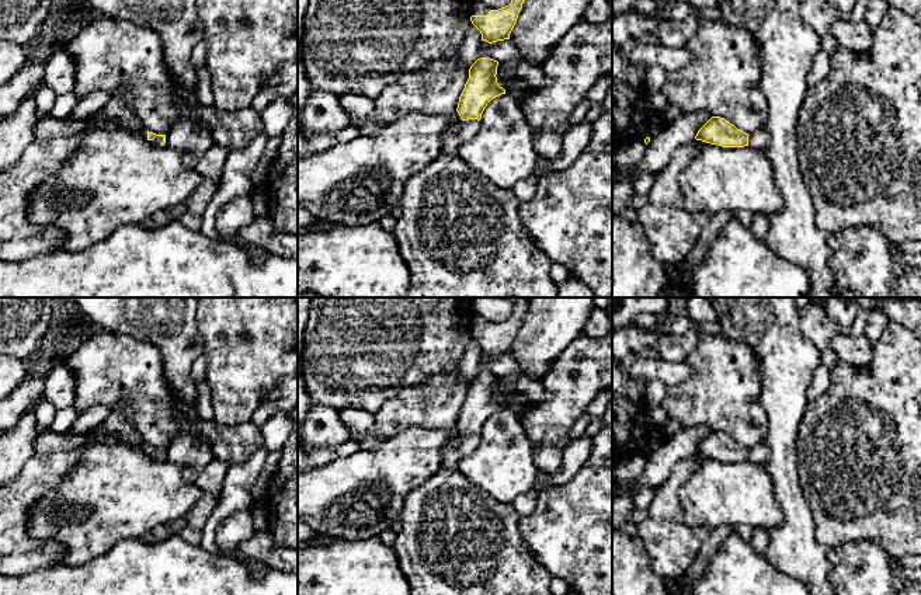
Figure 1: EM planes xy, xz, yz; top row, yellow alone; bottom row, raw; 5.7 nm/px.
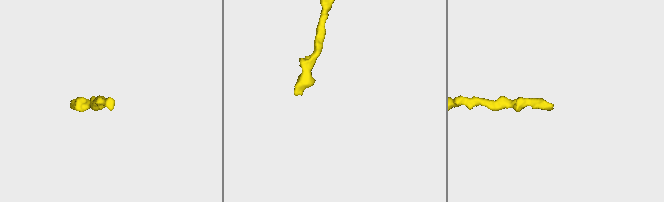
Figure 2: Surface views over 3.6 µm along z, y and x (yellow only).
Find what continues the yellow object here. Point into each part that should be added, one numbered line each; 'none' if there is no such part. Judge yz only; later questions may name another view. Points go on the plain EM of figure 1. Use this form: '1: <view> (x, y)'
1: yz (758, 453)

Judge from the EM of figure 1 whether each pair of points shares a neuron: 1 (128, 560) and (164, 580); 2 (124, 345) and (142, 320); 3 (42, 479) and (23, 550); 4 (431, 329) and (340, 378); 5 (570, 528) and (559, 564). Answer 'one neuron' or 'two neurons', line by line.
1: one neuron
2: two neurons
3: one neuron
4: one neuron
5: one neuron

